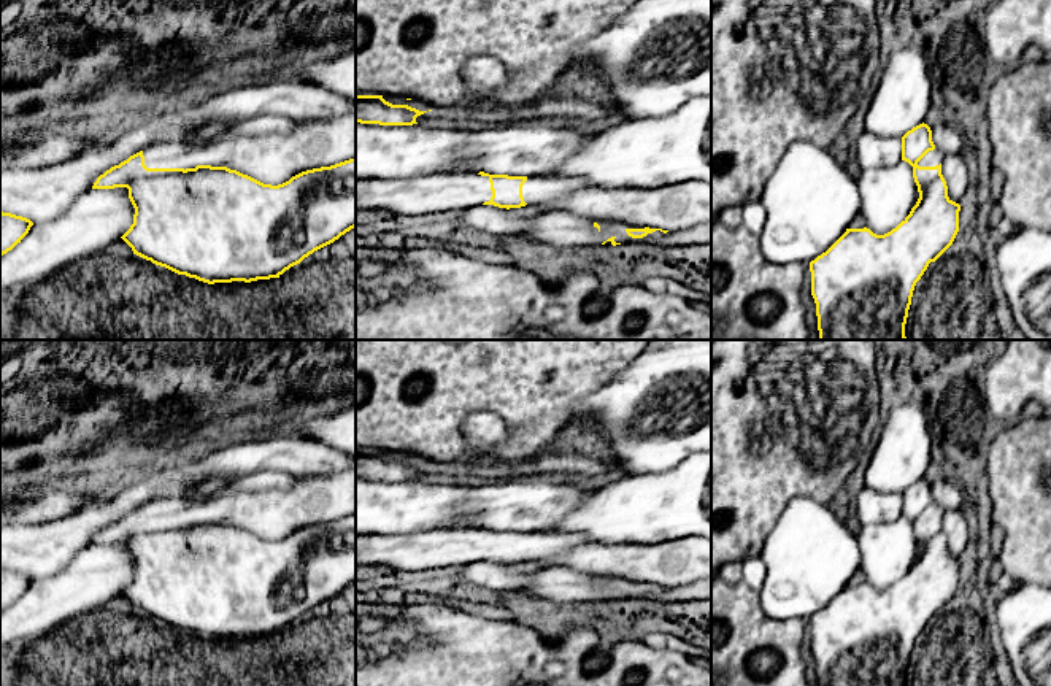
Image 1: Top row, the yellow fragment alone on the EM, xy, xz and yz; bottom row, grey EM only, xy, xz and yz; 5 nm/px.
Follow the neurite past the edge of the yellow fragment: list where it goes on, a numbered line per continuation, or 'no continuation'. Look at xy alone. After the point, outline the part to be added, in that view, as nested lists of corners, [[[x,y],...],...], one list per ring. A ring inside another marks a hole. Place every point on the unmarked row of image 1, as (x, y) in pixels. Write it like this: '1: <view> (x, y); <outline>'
1: xy (273, 515); [[[356,468],[303,475],[291,488],[235,492],[211,500],[154,500],[143,505],[148,524],[227,522],[264,540],[356,513]]]

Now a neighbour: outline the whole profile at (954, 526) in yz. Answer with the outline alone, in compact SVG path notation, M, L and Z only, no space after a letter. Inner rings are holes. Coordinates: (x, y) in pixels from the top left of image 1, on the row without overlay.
M961 510L945 511L941 516L941 530L948 541L949 556L959 559L968 540L968 526Z

